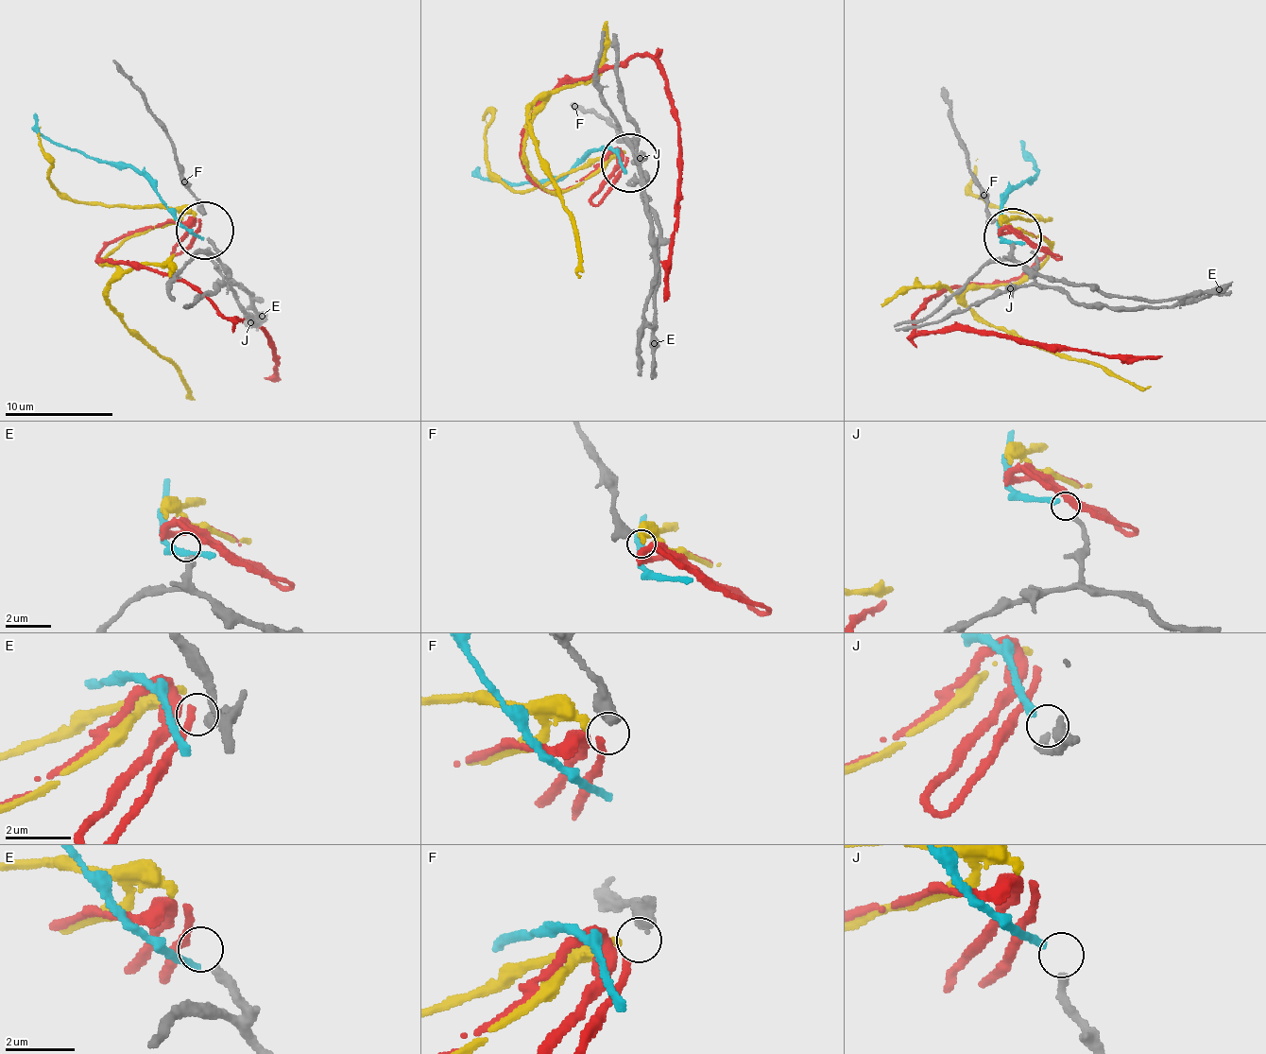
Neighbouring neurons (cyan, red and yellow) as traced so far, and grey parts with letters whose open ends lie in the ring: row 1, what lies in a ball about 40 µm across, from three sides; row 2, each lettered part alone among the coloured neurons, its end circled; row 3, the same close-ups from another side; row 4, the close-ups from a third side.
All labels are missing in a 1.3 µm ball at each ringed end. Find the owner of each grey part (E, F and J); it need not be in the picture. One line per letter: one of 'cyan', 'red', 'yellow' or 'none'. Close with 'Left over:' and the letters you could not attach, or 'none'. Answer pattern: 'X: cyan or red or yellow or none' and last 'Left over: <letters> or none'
E: none
F: red
J: cyan
Left over: E

